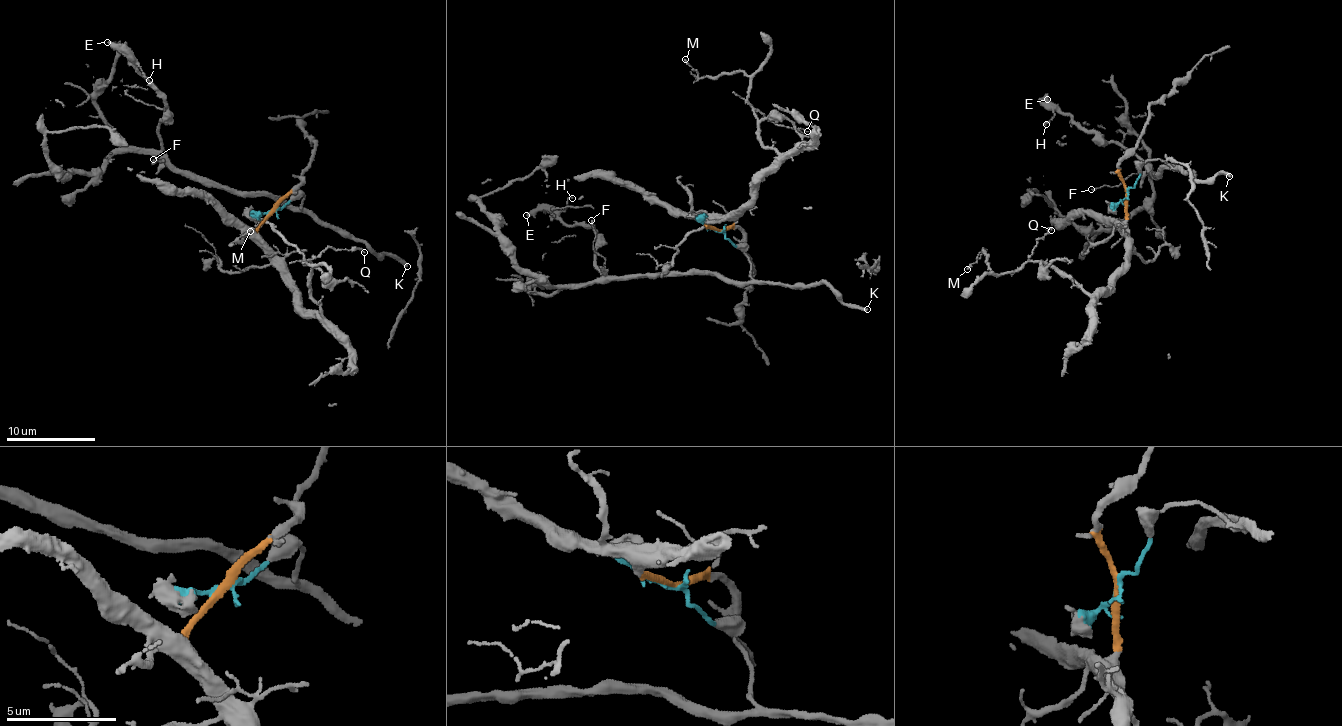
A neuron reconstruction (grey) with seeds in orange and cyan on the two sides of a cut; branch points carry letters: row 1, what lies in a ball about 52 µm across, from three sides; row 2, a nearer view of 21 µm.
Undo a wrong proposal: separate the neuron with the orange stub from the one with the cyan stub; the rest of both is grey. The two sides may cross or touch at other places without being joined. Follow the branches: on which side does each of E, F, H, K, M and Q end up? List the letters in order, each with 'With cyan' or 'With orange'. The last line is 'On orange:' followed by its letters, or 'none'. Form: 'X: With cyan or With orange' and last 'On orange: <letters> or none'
E: With cyan
F: With cyan
H: With cyan
K: With cyan
M: With orange
Q: With orange
On orange: M, Q

